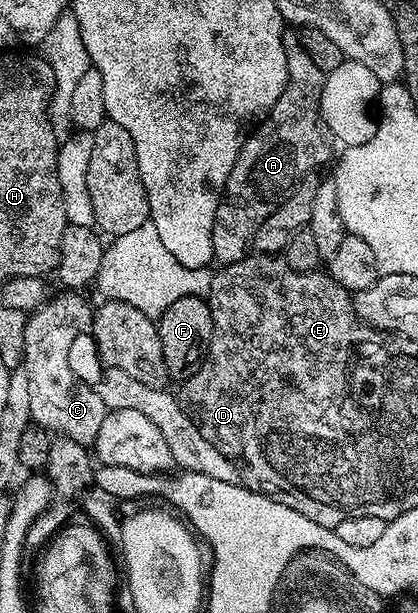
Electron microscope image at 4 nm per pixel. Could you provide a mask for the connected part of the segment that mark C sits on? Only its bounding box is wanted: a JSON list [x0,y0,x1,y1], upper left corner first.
[21,292,107,447]

